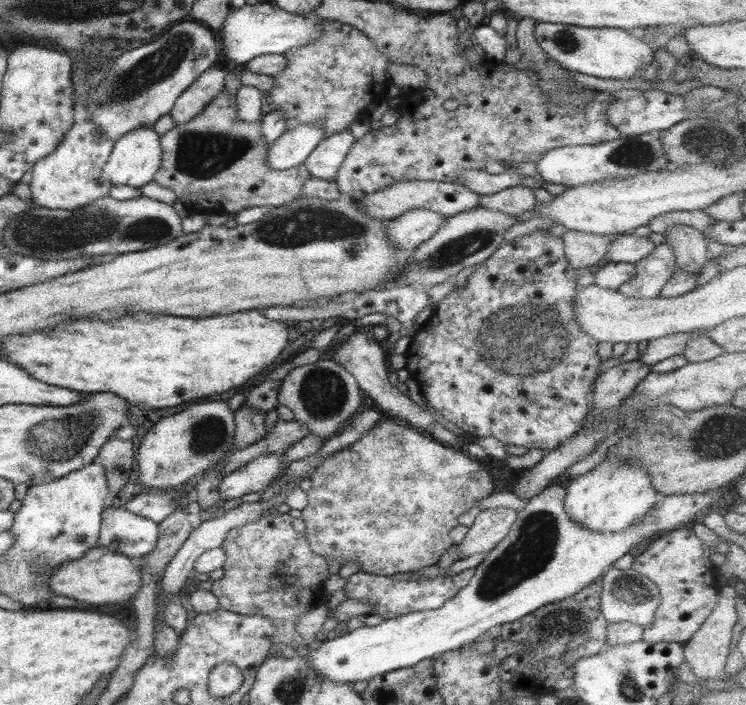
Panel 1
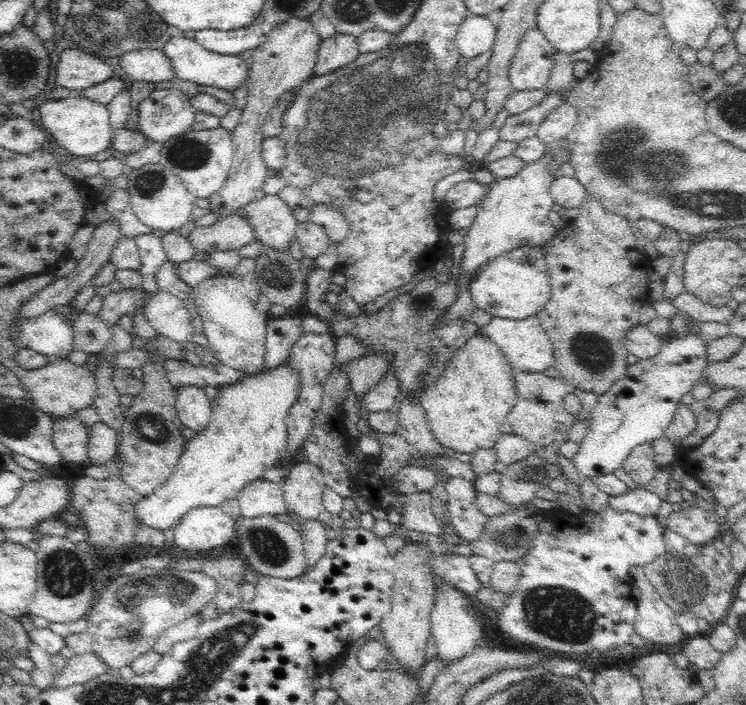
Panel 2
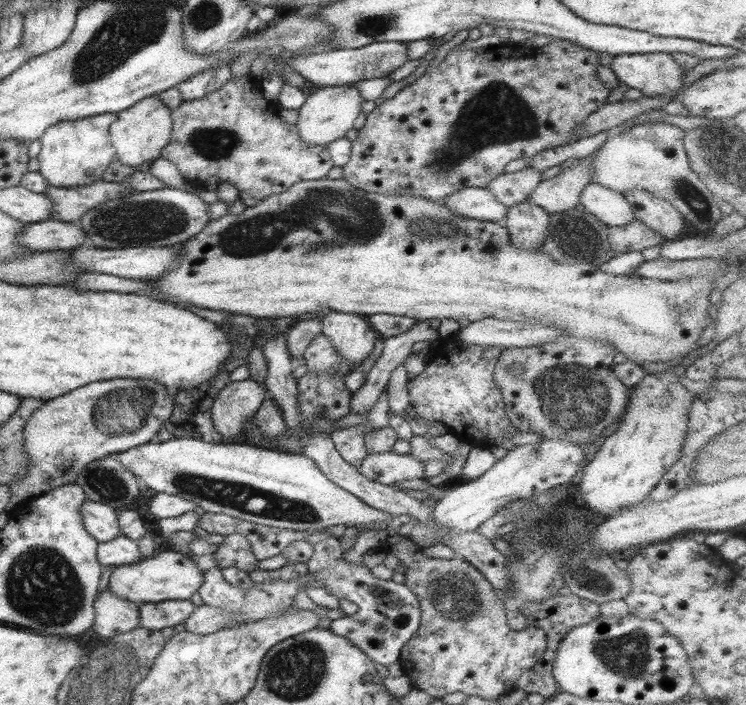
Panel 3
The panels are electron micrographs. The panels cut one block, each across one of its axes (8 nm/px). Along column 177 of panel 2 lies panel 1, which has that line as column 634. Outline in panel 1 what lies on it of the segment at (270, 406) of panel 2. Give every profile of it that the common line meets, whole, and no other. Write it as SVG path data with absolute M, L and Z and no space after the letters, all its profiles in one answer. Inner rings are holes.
M613 457L604 460L589 473L576 476L566 484L564 510L566 514L587 530L602 533L620 533L640 522L661 499L652 486L651 478L639 463L626 463Z

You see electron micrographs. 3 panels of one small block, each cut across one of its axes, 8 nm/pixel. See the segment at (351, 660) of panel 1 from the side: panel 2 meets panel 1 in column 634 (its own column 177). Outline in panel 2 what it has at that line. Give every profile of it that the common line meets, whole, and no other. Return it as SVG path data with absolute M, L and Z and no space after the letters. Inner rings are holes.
M221 506L191 508L174 530L175 544L182 550L210 550L236 537L236 521Z

